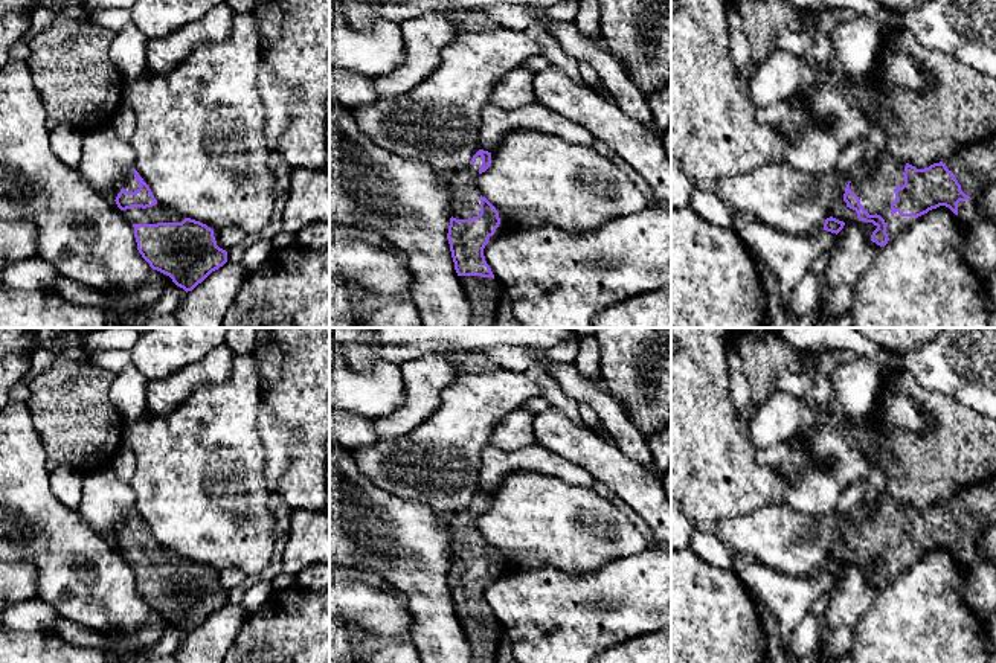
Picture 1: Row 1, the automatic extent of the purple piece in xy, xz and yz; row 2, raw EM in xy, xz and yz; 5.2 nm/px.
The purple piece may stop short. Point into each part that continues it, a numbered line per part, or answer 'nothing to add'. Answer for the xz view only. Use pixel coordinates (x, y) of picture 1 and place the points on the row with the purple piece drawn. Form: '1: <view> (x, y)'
1: xz (465, 200)

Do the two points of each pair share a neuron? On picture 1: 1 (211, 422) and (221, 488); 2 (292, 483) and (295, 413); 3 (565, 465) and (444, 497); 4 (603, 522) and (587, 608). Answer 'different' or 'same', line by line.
1: same
2: same
3: different
4: different

